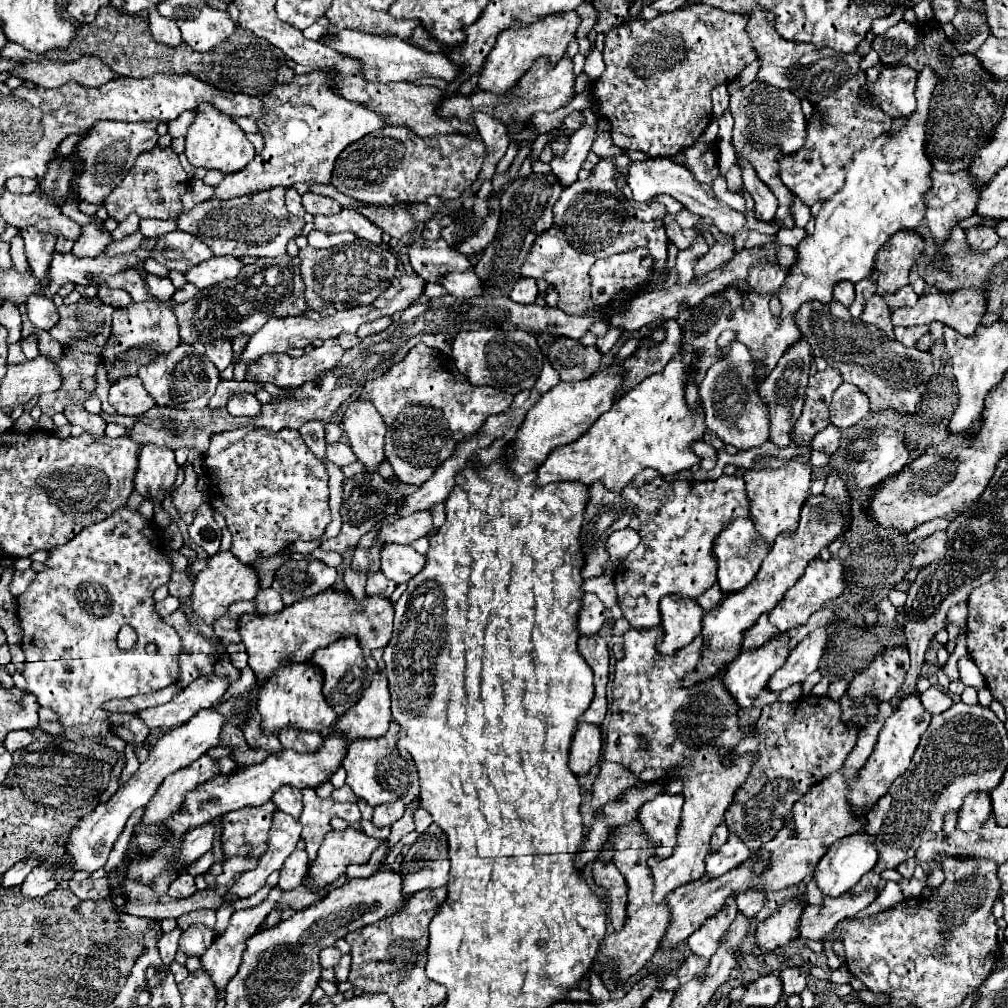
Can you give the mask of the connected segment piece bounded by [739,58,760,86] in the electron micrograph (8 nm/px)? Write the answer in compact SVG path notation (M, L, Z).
M757 58L754 62L745 67L745 69L739 75L741 86L746 86L756 79L757 72L759 71L759 66L759 59Z

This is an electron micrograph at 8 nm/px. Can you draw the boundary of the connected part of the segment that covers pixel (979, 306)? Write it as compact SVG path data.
M955 290L953 298L945 296L943 292L937 294L921 294L919 302L913 308L897 308L891 314L893 326L917 326L917 324L929 324L933 320L939 320L943 324L953 326L957 332L969 336L975 332L975 328L979 326L981 316L985 314L985 296L981 290Z

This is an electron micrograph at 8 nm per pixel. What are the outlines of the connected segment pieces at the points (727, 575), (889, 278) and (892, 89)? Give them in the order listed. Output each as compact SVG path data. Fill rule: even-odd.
M745 516L745 518L737 518L733 520L723 532L721 536L717 536L717 544L713 546L715 550L715 556L719 560L719 568L717 568L717 582L721 586L721 590L725 594L731 594L731 592L737 592L741 588L745 588L753 578L755 574L759 572L761 568L761 562L763 558L769 554L771 546L765 542L765 538L757 532L755 528L755 522Z
M915 230L897 232L897 236L893 236L893 240L889 240L889 244L885 244L885 248L881 248L881 252L877 254L875 270L881 272L877 278L877 294L895 292L899 288L907 286L909 284L909 272L917 264L917 260L923 256L923 248L925 248L925 240Z
M881 64L877 82L867 82L859 102L879 108L891 118L907 116L915 110L915 80L917 72L911 66L885 66Z

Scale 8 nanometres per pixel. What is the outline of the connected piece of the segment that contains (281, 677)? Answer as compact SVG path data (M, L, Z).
M289 664L279 668L273 678L269 678L259 690L257 710L261 714L261 730L265 736L279 734L287 726L295 726L299 730L323 732L329 730L337 720L337 714L329 708L321 692L321 672L311 664Z

